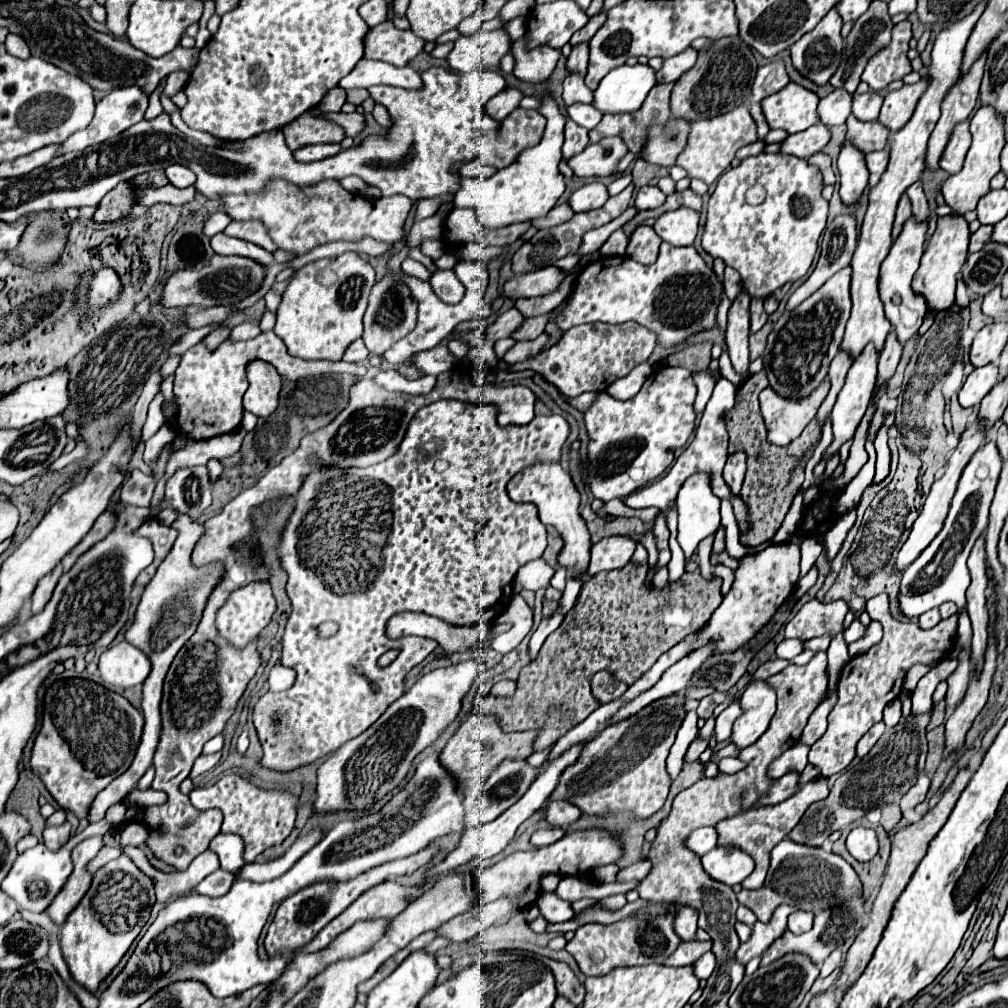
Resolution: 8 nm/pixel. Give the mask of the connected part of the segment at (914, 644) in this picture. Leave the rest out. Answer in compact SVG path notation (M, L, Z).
M886 593L872 597L866 603L866 611L872 619L878 619L884 627L884 637L878 645L870 647L864 655L856 655L848 661L840 675L838 683L838 703L828 715L828 729L826 733L810 747L808 761L820 769L820 773L834 775L840 773L856 755L856 743L860 737L882 719L884 707L894 701L904 685L904 677L908 669L916 663L932 667L934 663L946 659L946 653L956 643L956 629L958 629L958 615L954 613L948 619L942 619L932 629L920 629L914 621L898 621L890 613L890 599Z

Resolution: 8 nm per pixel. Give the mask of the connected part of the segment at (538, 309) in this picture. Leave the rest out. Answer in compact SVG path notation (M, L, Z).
M580 271L574 275L568 275L566 279L564 279L564 283L560 285L562 289L558 289L558 291L554 291L554 295L550 293L550 295L544 295L544 297L532 297L532 299L518 299L516 301L516 307L518 309L522 309L522 313L526 315L526 317L536 317L536 315L544 315L544 313L550 313L556 305L560 305L562 301L564 301L564 297L568 295L568 291L574 287L574 283L576 283L576 278L578 277Z

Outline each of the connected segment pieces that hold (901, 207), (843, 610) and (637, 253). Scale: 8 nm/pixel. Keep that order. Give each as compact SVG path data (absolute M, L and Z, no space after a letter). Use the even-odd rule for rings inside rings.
M904 193L898 203L896 209L896 221L894 221L894 237L900 233L900 229L902 229L902 225L904 225L904 221L908 219L912 215L912 209L910 209L910 199L906 193Z
M812 599L802 605L798 615L794 615L786 623L786 637L794 639L810 639L810 637L820 637L820 635L838 635L844 627L842 621L848 613L848 605L844 601L832 601L832 603L822 603L818 599Z
M640 225L634 229L634 233L630 235L630 243L626 249L626 255L638 263L650 265L656 261L658 257L658 247L660 247L662 239L658 237L658 233L654 233L654 227L650 225Z

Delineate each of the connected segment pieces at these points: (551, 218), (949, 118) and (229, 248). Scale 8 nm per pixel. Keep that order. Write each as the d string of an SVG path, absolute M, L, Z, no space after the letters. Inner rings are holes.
M560 203L546 217L542 217L538 221L532 221L532 225L536 225L538 229L546 229L546 227L554 227L554 225L566 223L572 215L574 215L574 211L570 209L570 205L568 203Z
M982 55L972 69L958 79L958 83L950 89L942 103L942 117L932 131L932 137L928 141L926 149L926 171L936 171L940 169L940 157L942 149L946 147L946 141L950 141L950 133L954 131L954 125L966 121L970 113L976 107L978 99L978 89L982 81L982 67L984 67L986 55Z
M216 233L212 237L212 249L218 253L218 255L242 255L242 257L252 257L256 259L258 263L262 265L270 265L274 259L272 259L272 253L262 249L260 245L254 245L250 241L240 241L236 237L228 237L226 233Z

